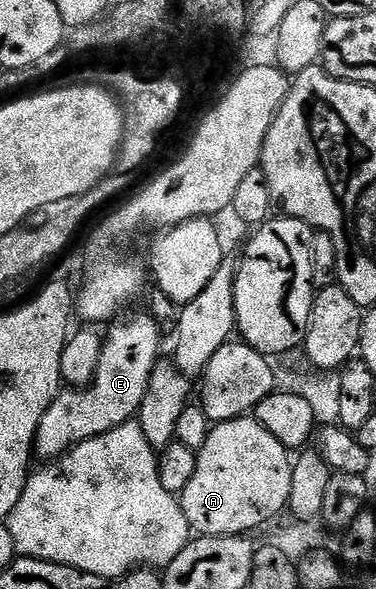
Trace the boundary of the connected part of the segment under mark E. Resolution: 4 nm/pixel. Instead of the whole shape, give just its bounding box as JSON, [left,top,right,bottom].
[34,313,159,459]

